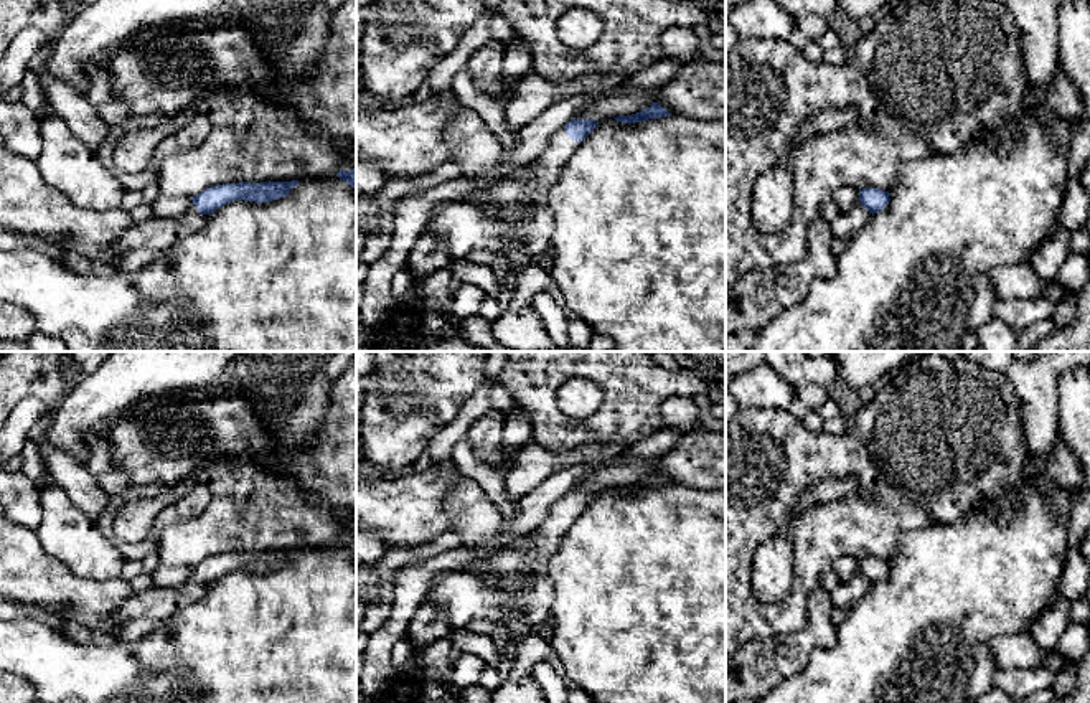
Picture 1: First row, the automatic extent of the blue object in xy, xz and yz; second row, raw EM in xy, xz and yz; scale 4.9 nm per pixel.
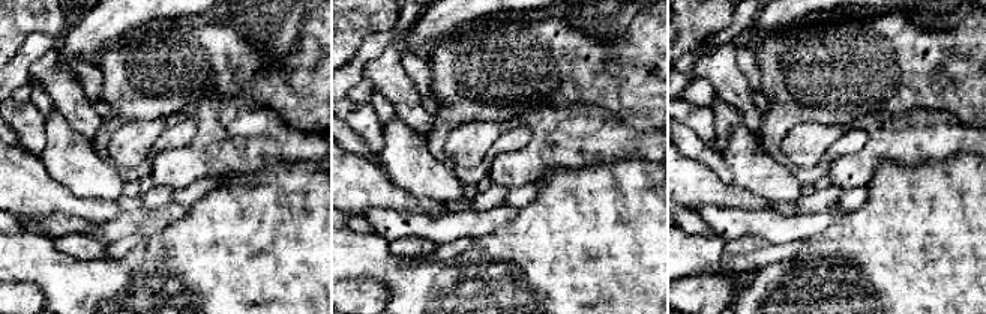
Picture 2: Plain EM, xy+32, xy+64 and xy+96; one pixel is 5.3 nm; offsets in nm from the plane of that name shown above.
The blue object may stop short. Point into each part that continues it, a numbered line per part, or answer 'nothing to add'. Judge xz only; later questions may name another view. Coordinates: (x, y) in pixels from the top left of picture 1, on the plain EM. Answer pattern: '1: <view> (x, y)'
1: xz (516, 585)

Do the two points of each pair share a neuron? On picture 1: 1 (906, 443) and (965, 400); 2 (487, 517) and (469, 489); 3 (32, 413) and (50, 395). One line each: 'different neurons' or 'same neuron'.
1: same neuron
2: same neuron
3: different neurons

